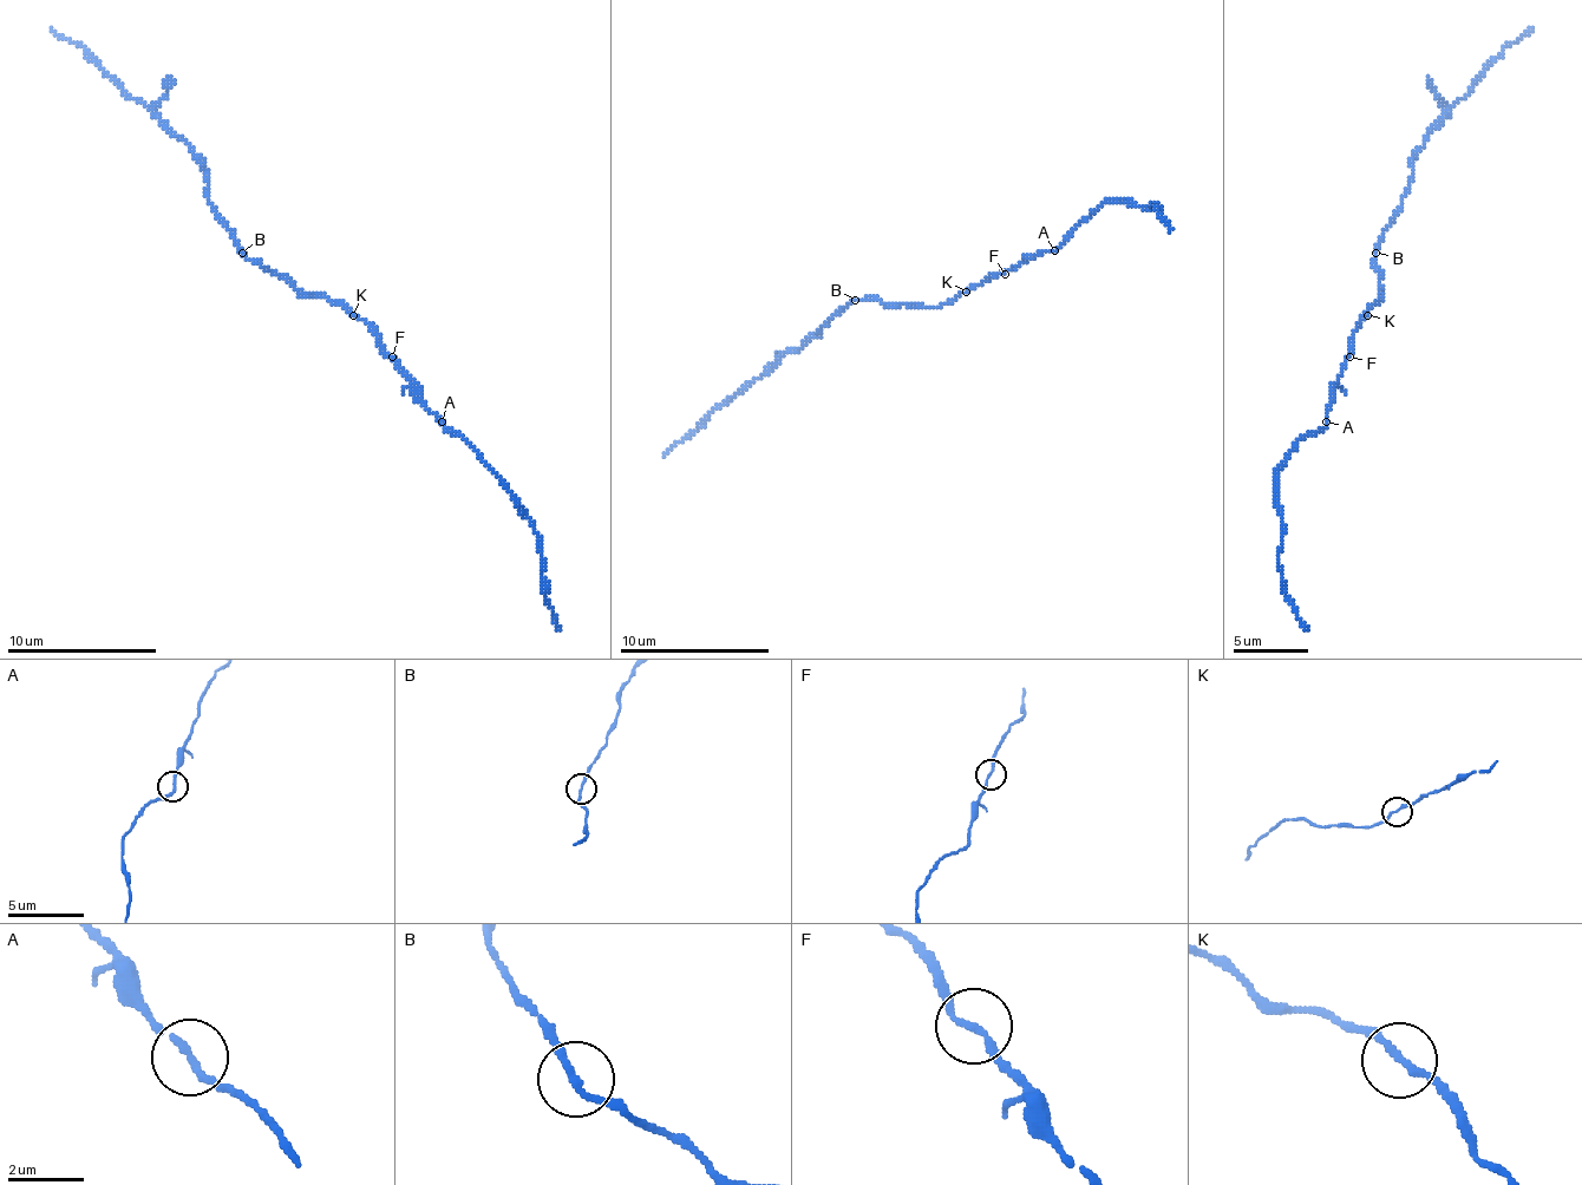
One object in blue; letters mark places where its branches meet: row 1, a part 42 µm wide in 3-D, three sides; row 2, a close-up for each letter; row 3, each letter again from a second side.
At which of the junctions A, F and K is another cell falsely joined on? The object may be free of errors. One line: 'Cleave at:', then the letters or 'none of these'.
Cleave at: none of these

